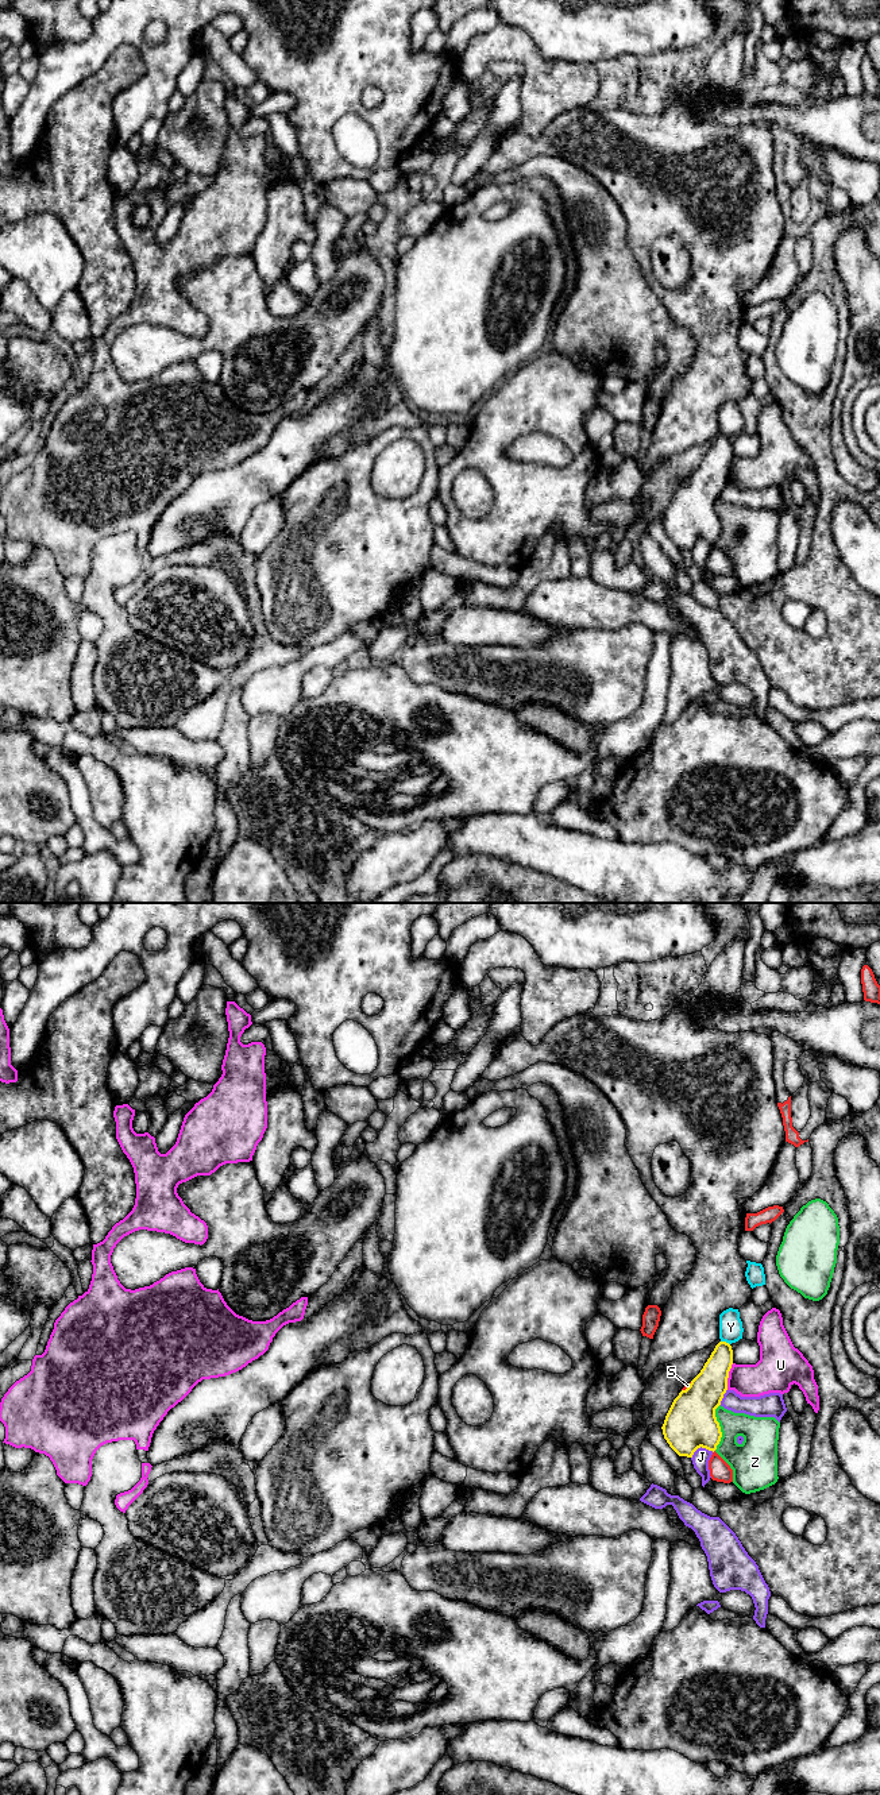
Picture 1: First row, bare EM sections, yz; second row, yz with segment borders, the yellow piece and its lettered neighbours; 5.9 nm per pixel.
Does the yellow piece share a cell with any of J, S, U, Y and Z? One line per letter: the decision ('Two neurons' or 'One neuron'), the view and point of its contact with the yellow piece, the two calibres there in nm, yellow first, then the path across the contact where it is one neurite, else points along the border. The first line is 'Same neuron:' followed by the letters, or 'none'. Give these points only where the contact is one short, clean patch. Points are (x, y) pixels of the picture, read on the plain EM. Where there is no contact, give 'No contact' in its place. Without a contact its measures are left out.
Same neuron: Y
J: Two neurons. Touches yellow at yz (701, 539). Thickness 300 nm (yellow) against 100 nm
S: Two neurons. Touches yellow at yz (687, 481). Thickness 300 nm (yellow) against 20 nm
U: Two neurons. Touches yellow at yz (728, 470). Thickness 220 nm (yellow) against 220 nm
Y: One neuron. Touches yellow at yz (725, 435). Thickness 180 nm (yellow) against 140 nm. Path across: yz (711, 474), (722, 450), (725, 435), (730, 420)
Z: Two neurons. Touches yellow at yz (720, 520). Thickness 300 nm (yellow) against 220 nm

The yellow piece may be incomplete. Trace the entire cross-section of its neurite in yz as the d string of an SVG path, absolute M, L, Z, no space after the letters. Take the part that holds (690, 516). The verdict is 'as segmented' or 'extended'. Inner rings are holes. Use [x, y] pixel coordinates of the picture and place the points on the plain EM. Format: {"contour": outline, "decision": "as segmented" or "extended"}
{"contour": "M729 401L719 408L719 432L700 466L673 493L661 520L664 532L679 548L692 551L698 541L715 544L722 525L715 510L727 483L733 458L732 436L742 432L738 402Z", "decision": "extended"}

